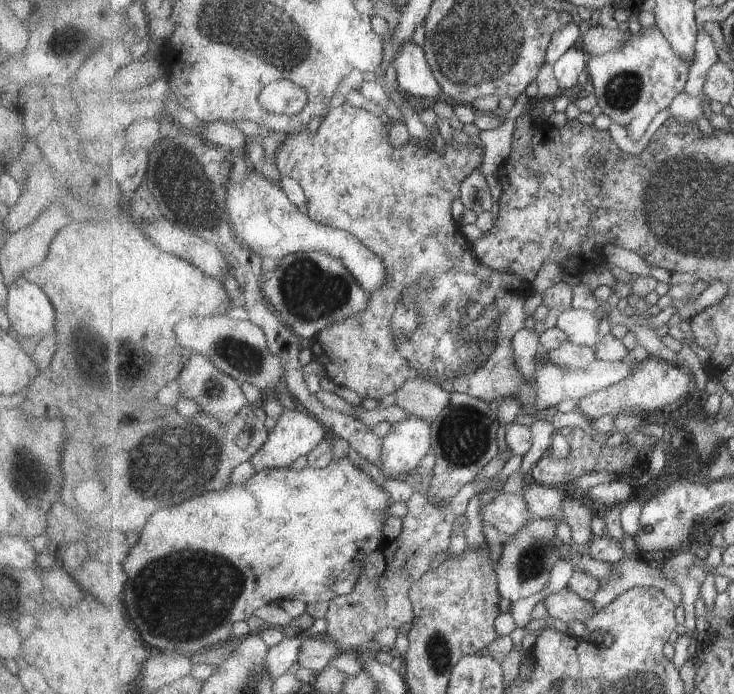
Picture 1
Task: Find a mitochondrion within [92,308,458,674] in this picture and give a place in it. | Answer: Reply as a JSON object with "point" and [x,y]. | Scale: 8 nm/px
{"point":[181,458]}

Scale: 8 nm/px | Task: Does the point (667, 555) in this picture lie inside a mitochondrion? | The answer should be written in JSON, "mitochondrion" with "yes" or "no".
{"mitochondrion":"no"}

